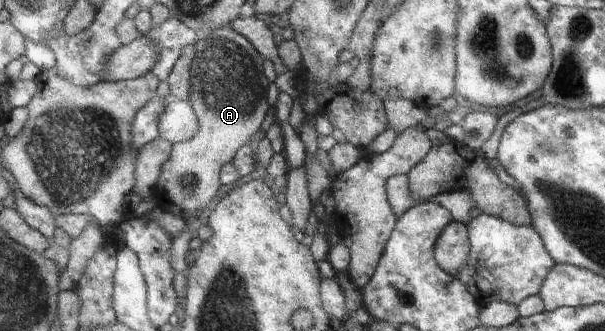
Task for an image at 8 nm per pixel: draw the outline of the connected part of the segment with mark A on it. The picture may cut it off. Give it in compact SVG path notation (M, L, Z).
M229 24L223 25L220 29L211 31L207 39L197 39L193 45L194 55L189 69L187 102L195 109L198 133L188 141L172 145L169 160L162 166L159 180L152 192L158 208L183 217L185 221L196 218L201 209L207 208L207 203L215 197L219 189L219 169L232 162L237 149L261 130L263 119L270 107L267 105L267 79L261 67L263 59L243 35L231 31L229 27Z

